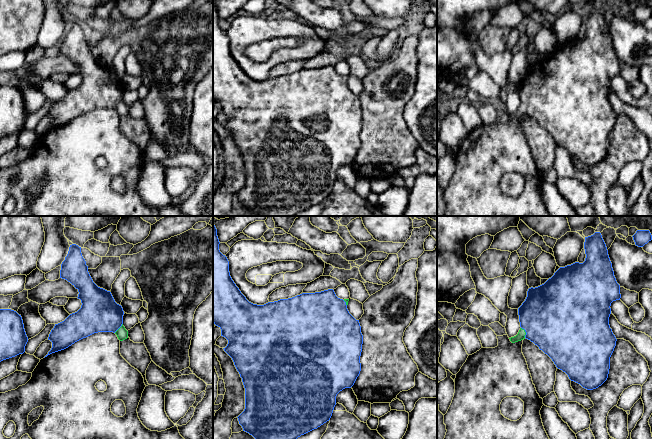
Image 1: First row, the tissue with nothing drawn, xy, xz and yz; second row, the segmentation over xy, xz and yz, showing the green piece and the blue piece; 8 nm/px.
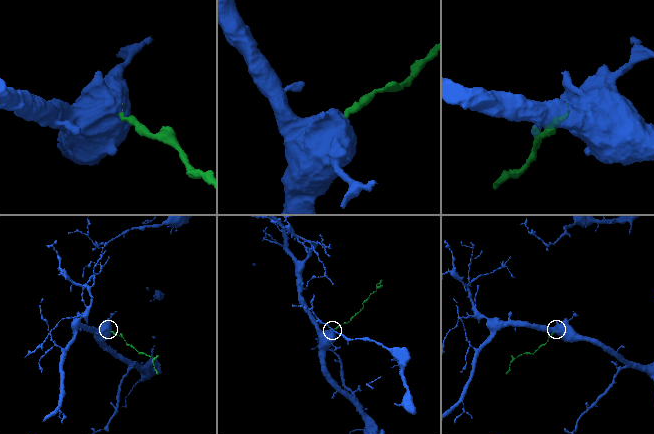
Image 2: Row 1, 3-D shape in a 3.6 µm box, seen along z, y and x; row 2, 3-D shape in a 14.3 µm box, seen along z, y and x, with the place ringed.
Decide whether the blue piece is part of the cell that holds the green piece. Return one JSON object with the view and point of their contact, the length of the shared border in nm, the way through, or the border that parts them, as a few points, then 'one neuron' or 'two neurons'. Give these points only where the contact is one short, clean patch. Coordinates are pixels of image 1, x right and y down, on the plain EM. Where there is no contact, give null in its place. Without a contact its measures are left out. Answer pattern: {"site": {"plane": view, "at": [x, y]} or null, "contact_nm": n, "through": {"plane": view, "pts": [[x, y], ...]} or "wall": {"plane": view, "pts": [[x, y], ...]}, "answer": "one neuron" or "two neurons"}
{"site": {"plane": "yz", "at": [525, 108]}, "contact_nm": 90, "through": {"plane": "yz", "pts": [[521, 110], [525, 108], [551, 91]]}, "answer": "one neuron"}

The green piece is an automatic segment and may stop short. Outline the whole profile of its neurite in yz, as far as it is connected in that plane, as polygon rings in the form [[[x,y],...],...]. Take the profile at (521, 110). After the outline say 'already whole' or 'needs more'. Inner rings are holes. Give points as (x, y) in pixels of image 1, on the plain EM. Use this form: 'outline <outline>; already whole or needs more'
outline [[[595,8],[593,11],[585,13],[584,25],[585,25],[586,34],[583,39],[575,38],[571,41],[560,43],[554,49],[554,51],[551,54],[549,54],[544,60],[535,64],[531,63],[528,65],[525,77],[518,84],[519,98],[521,104],[516,112],[511,113],[509,115],[512,119],[521,117],[525,114],[530,116],[535,121],[537,121],[540,126],[542,126],[545,130],[547,130],[552,135],[556,143],[565,148],[571,157],[580,160],[583,164],[587,166],[593,166],[601,162],[608,154],[609,145],[610,145],[610,133],[614,127],[617,117],[609,101],[609,93],[611,90],[610,82],[613,77],[620,76],[621,70],[620,70],[620,61],[617,59],[616,54],[614,52],[612,39],[610,37],[608,26],[602,14],[601,9]]]; needs more

